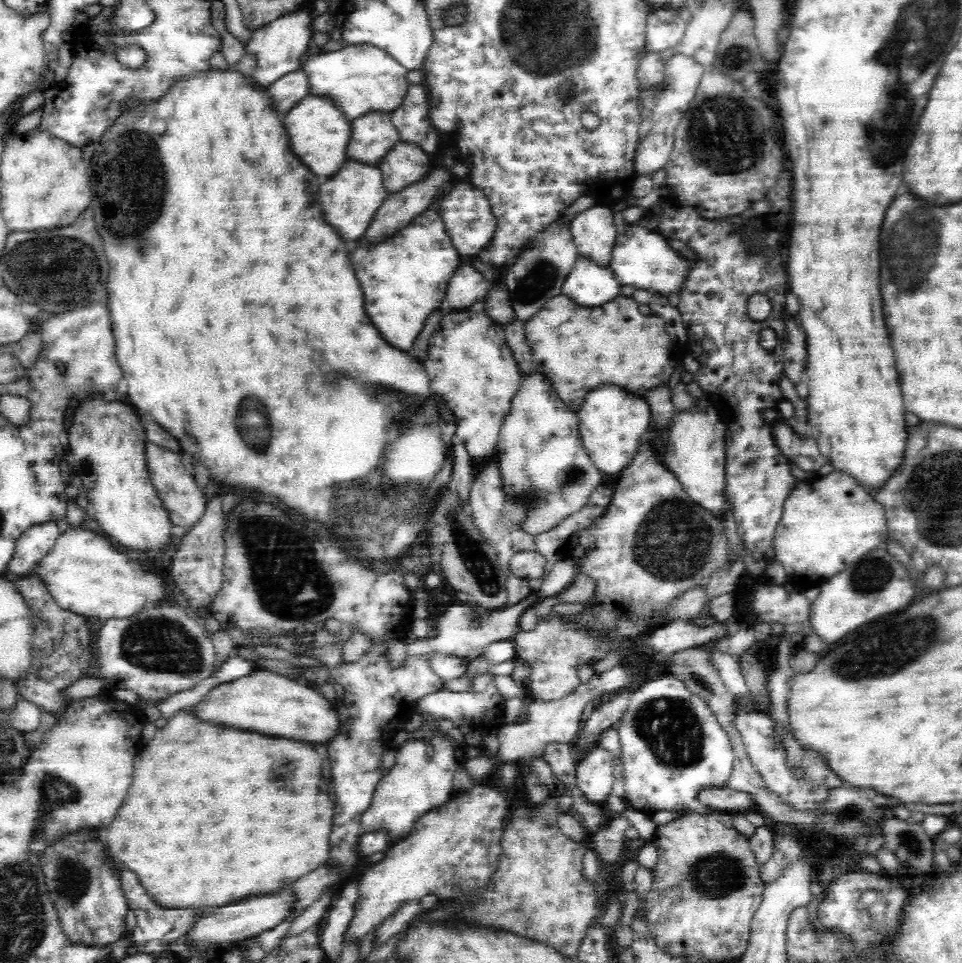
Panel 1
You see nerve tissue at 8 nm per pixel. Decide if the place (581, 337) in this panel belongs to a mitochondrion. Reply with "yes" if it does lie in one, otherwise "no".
no

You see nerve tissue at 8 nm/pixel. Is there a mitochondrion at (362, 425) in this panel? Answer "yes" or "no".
no

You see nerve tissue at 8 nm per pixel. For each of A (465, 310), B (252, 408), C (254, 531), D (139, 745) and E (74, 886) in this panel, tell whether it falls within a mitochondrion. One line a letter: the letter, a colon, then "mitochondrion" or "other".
A: other
B: mitochondrion
C: mitochondrion
D: other
E: mitochondrion

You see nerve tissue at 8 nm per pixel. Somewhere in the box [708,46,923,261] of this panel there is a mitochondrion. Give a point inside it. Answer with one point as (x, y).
(881, 156)

